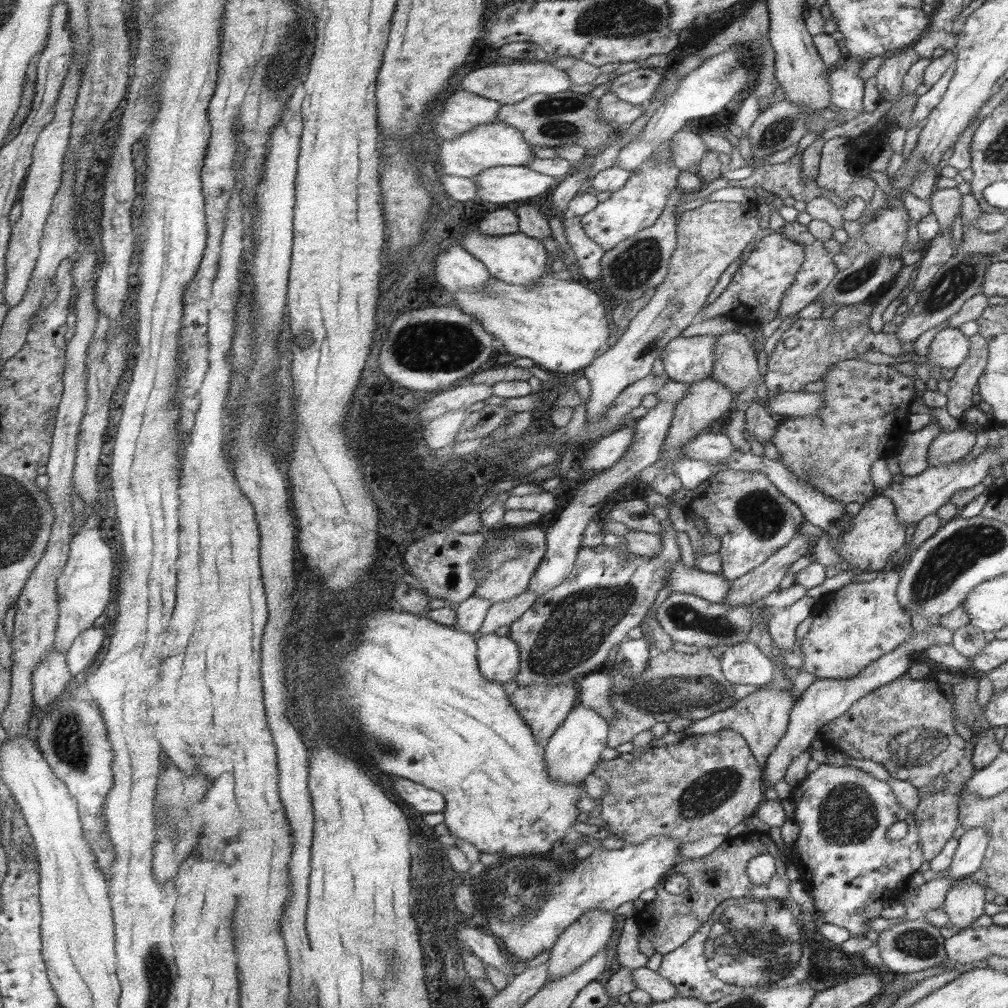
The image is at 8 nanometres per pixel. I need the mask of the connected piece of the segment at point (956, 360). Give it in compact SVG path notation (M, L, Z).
M949 326L936 333L927 358L935 368L956 369L964 363L969 350L969 337L962 334L959 327Z

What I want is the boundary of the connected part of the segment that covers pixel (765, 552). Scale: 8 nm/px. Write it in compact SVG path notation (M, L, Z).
M724 470L711 476L709 480L702 482L694 490L682 488L680 492L674 493L669 497L670 501L676 502L682 510L689 516L701 516L706 524L706 532L711 532L714 536L719 536L720 550L718 555L722 559L722 577L728 582L745 577L746 574L752 573L761 565L769 560L770 556L781 550L783 546L793 540L798 525L802 518L805 517L801 507L788 498L782 491L770 482L760 472L746 472L746 470Z

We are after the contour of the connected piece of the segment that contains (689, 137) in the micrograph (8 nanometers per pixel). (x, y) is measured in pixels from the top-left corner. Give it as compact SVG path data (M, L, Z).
M690 130L678 131L668 142L674 152L673 164L682 171L696 166L708 150L701 136Z

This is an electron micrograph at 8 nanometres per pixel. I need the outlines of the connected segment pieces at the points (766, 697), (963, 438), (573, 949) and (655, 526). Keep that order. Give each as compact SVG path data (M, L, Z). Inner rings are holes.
M775 665L774 672L775 679L770 684L766 684L760 690L736 702L727 710L711 714L708 718L702 720L692 721L692 724L684 731L684 734L686 736L704 733L716 734L723 728L736 729L745 738L745 742L748 743L750 750L753 751L759 767L762 769L766 768L767 758L787 731L789 714L792 711L794 702L797 700L790 694L794 678L786 676Z
M961 422L960 429L956 431L940 431L928 447L929 466L944 466L963 460L972 450L979 429L972 429Z
M592 909L584 917L574 921L561 934L556 944L550 950L547 960L547 982L556 980L565 974L570 974L574 969L588 962L593 956L601 953L608 945L608 942L610 942L610 938L612 938L615 915L616 911L614 910L613 912L602 912L598 909Z
M642 499L620 501L610 508L608 516L613 521L625 524L630 531L657 535L661 531L659 520L652 514L651 507Z

